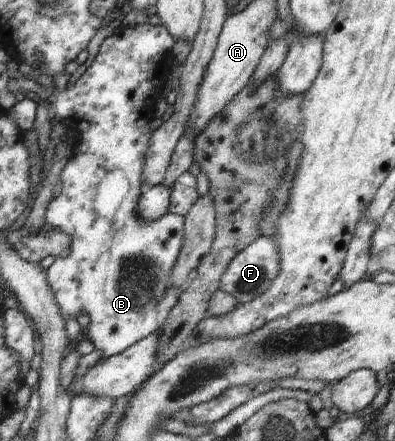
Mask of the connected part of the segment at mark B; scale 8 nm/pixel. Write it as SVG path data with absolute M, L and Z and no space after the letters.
M143 24L125 29L121 34L106 38L93 64L72 85L58 91L57 87L37 87L40 99L49 101L51 120L62 121L77 136L73 155L61 173L61 192L53 197L45 211L45 223L51 225L56 234L69 235L68 257L57 257L45 271L47 285L55 297L55 305L63 321L87 313L90 325L86 334L96 349L99 359L111 357L125 351L163 325L167 313L179 299L180 291L173 287L169 275L177 255L181 251L184 237L184 217L168 215L157 221L145 221L137 215L137 201L143 194L143 165L147 153L147 141L152 134L149 123L152 110L169 82L173 35L161 25Z

